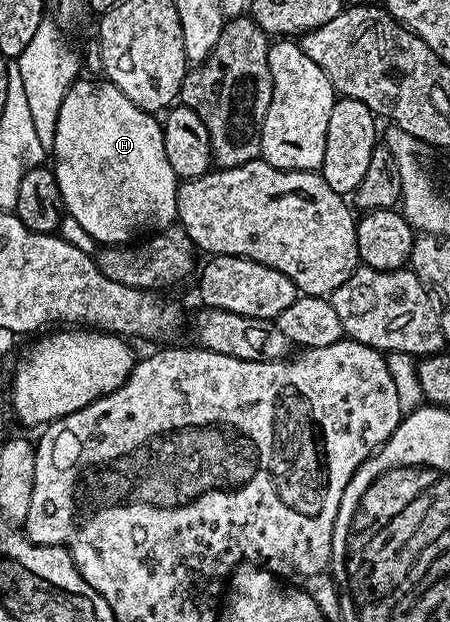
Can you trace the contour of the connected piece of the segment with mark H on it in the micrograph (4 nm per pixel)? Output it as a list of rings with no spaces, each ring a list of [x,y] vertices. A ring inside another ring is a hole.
[[[77,78],[58,109],[58,127],[50,148],[56,154],[60,202],[94,241],[128,245],[153,229],[173,226],[178,180],[166,161],[161,120],[130,101],[107,79],[84,78]]]

